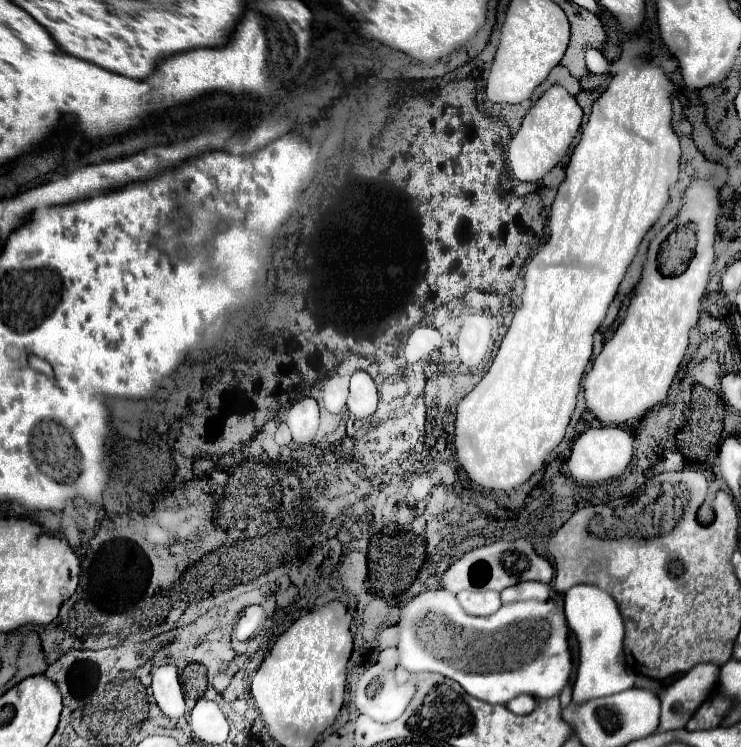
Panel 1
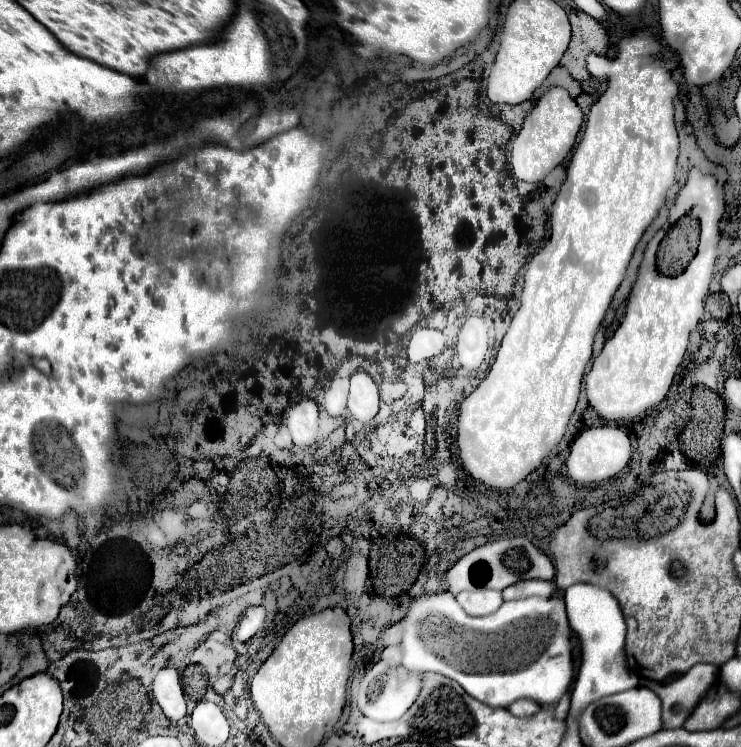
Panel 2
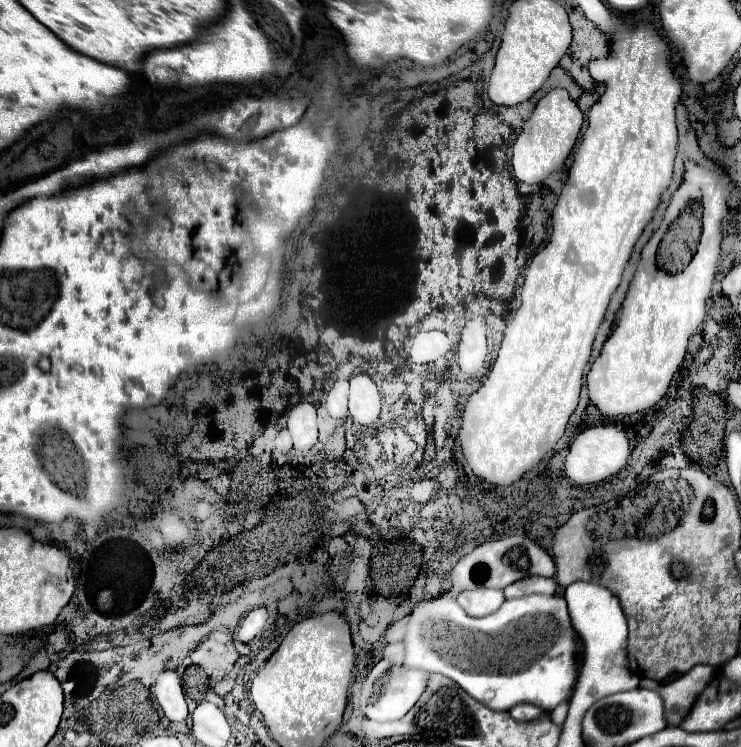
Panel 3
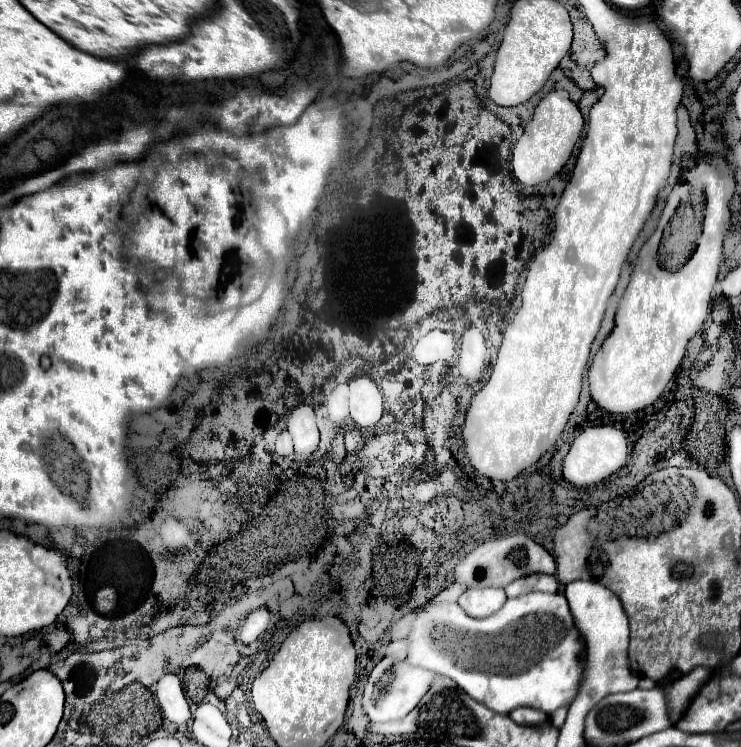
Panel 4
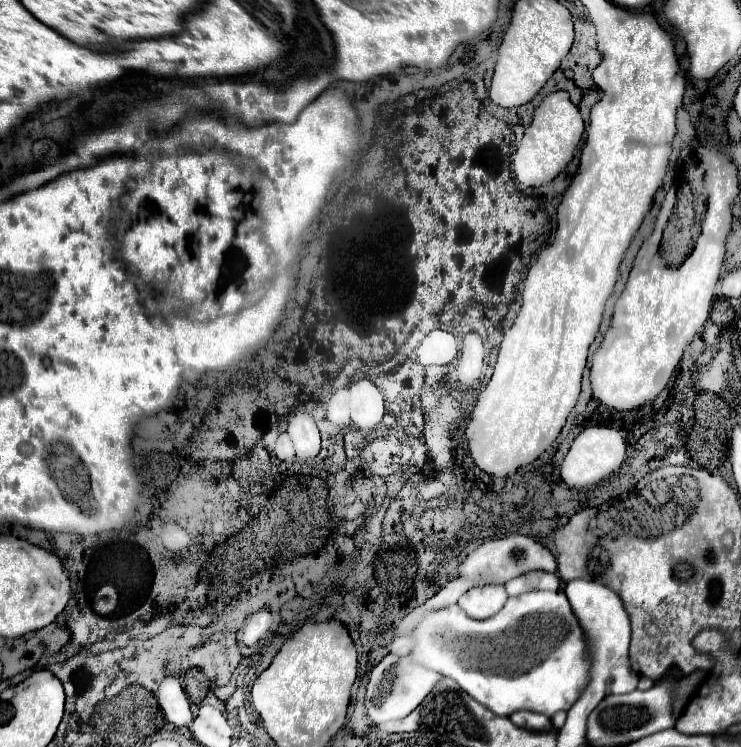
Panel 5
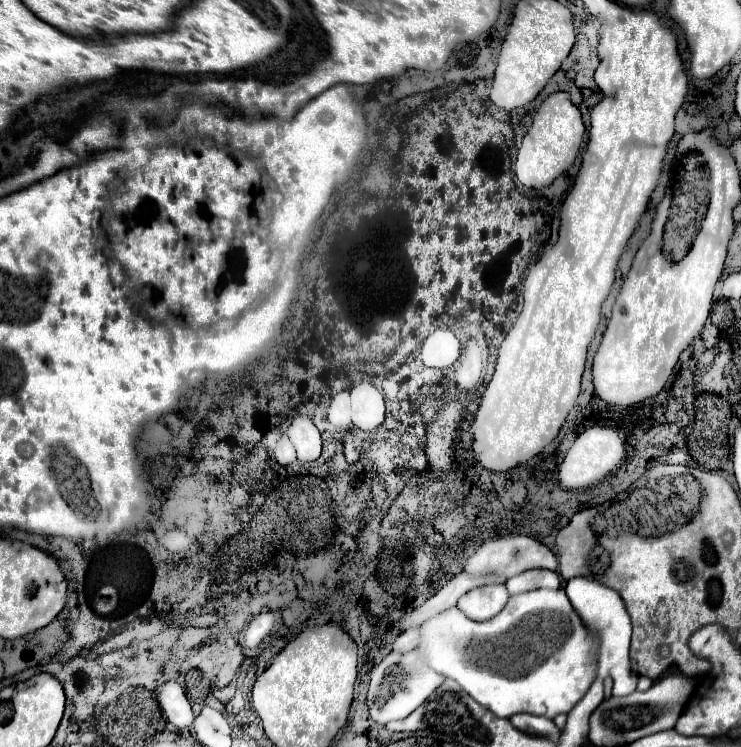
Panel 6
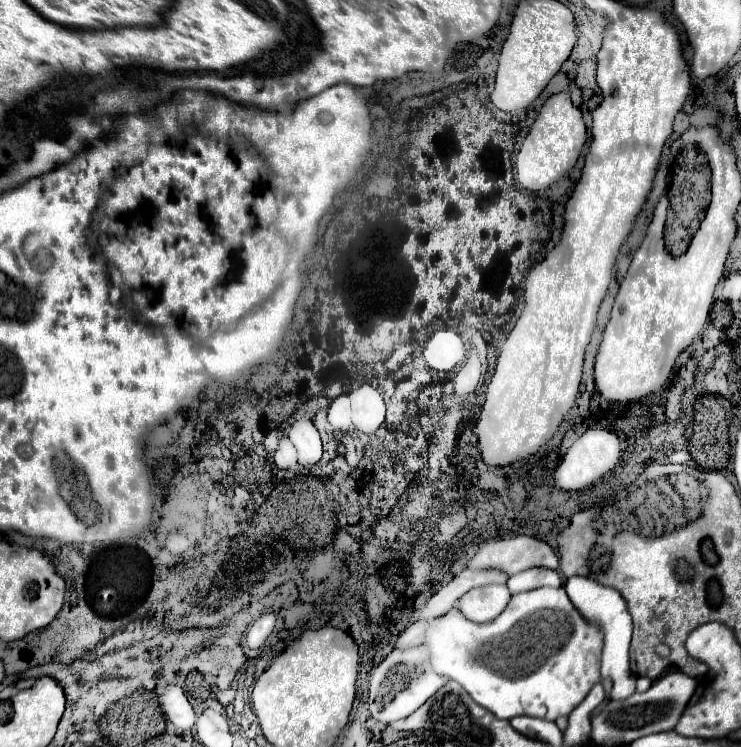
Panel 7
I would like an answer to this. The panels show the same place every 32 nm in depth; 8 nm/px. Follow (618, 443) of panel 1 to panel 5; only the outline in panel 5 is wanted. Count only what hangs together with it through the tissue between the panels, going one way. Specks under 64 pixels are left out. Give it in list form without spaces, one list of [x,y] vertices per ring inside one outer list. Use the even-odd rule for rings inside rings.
[[[610,426],[584,428],[578,434],[578,438],[572,442],[572,448],[562,462],[560,476],[570,488],[584,488],[584,486],[600,482],[610,472],[618,470],[622,466],[624,458],[626,458],[626,440],[622,438],[622,434],[616,428],[610,428]]]

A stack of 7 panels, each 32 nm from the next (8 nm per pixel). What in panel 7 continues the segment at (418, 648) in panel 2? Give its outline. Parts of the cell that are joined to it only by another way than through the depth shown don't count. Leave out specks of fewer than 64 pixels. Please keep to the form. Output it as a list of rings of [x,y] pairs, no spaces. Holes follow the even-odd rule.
[[[536,588],[536,590],[530,590],[530,592],[522,592],[522,594],[516,594],[510,598],[508,606],[504,608],[504,612],[492,620],[492,622],[486,622],[486,624],[474,624],[470,620],[464,618],[462,612],[448,612],[444,614],[442,618],[438,618],[426,632],[424,636],[424,646],[428,648],[428,660],[432,664],[432,668],[440,674],[440,676],[446,676],[446,678],[452,678],[456,680],[480,706],[484,706],[486,710],[490,710],[494,716],[502,718],[502,720],[510,720],[514,716],[522,716],[522,714],[528,714],[528,716],[536,716],[536,718],[548,718],[548,720],[556,720],[558,716],[568,716],[584,698],[586,694],[590,692],[590,688],[600,680],[600,650],[602,650],[602,632],[594,626],[594,624],[588,624],[580,614],[578,610],[572,606],[572,602],[568,600],[566,596],[566,590],[564,588]]]

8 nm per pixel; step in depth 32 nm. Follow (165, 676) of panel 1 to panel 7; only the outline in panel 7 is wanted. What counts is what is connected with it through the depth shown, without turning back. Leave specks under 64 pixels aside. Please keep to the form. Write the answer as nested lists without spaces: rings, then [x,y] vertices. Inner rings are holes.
[[[170,684],[160,694],[160,706],[164,716],[178,728],[178,730],[192,730],[196,716],[194,710],[178,684]]]

